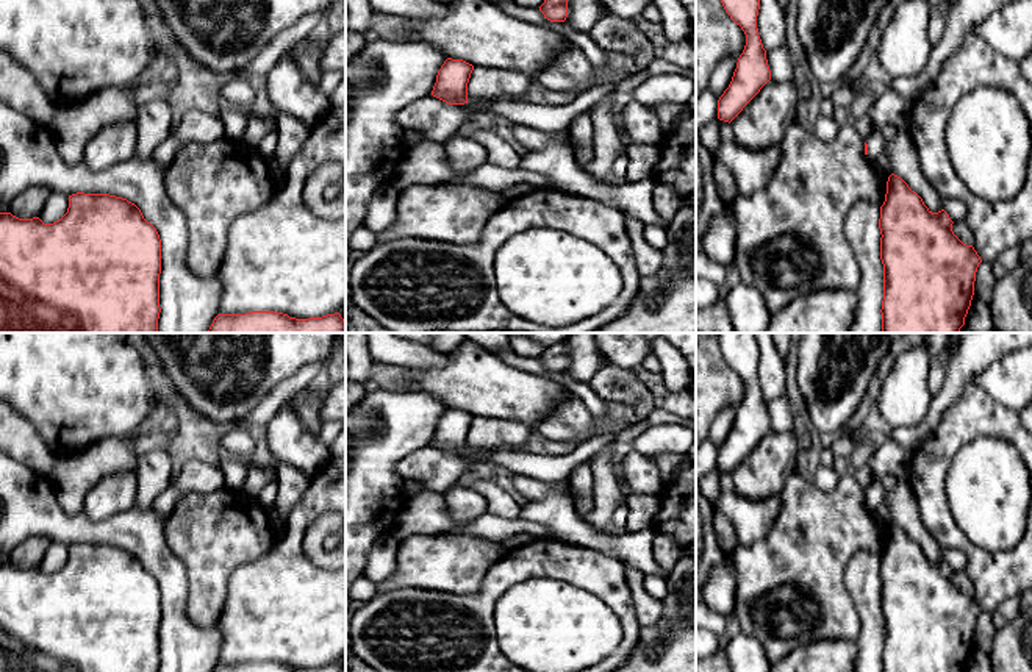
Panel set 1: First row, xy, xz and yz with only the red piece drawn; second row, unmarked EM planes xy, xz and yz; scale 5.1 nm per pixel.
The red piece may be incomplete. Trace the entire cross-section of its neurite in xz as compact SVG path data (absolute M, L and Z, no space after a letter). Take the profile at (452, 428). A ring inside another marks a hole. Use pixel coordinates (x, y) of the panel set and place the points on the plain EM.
M447 408L438 420L432 445L449 455L468 453L468 433L472 420L472 414Z

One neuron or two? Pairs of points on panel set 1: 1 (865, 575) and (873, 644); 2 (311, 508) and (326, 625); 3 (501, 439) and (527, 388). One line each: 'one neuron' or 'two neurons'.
1: one neuron
2: one neuron
3: two neurons

